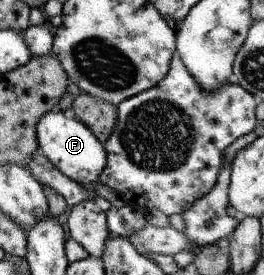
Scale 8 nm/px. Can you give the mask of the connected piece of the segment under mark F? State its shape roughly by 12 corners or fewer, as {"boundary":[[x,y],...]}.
{"boundary":[[72,113],[36,126],[38,148],[88,188],[106,168],[105,144]]}

